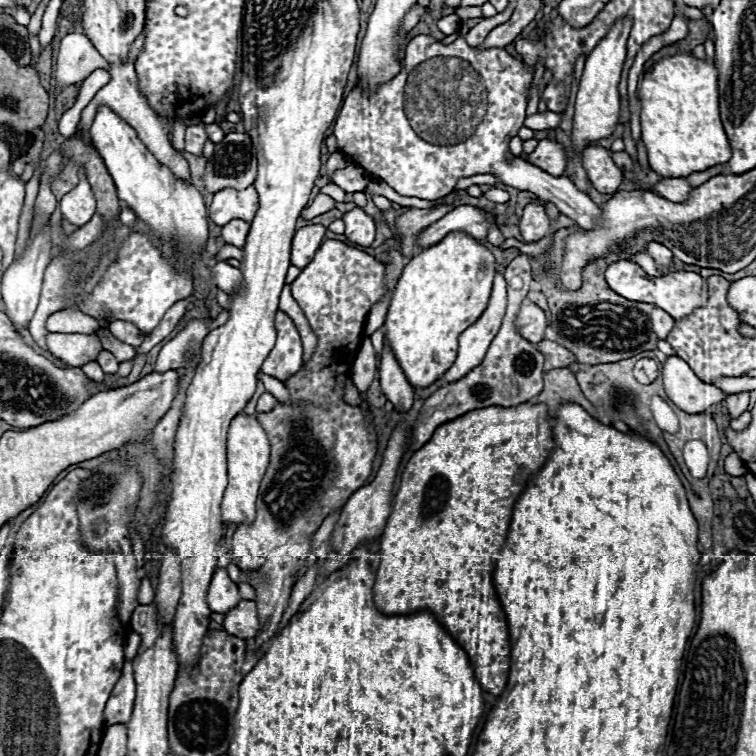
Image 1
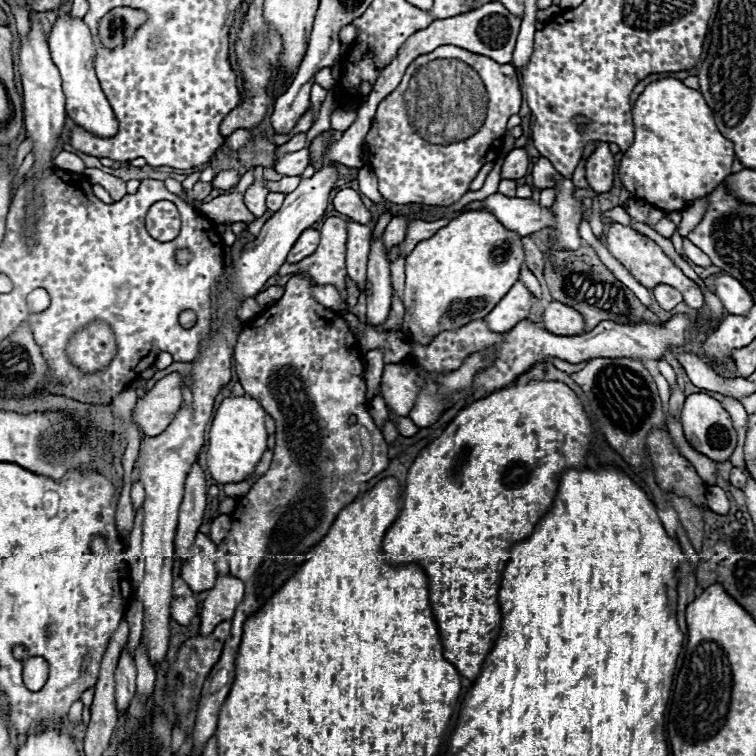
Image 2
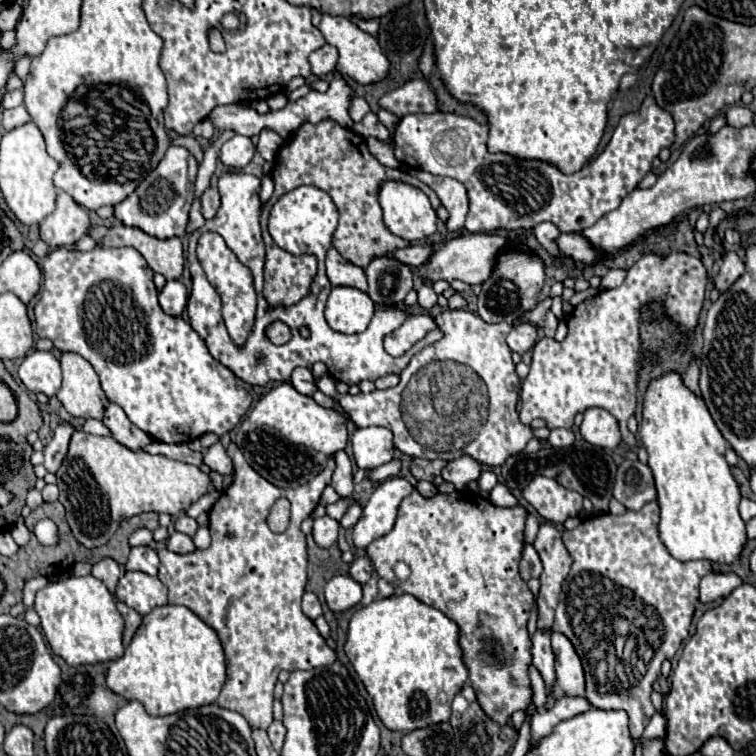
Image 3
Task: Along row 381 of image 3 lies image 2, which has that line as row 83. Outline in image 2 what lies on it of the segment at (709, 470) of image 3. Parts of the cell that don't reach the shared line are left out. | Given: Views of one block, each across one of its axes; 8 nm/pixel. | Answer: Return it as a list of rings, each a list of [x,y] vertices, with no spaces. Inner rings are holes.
[[[674,78],[652,82],[634,102],[632,118],[636,130],[634,144],[624,152],[618,168],[620,182],[628,190],[630,198],[640,198],[666,212],[684,210],[692,200],[704,198],[706,192],[712,192],[722,180],[732,174],[730,166],[734,160],[734,144],[718,132],[714,116],[698,90],[692,90]]]

